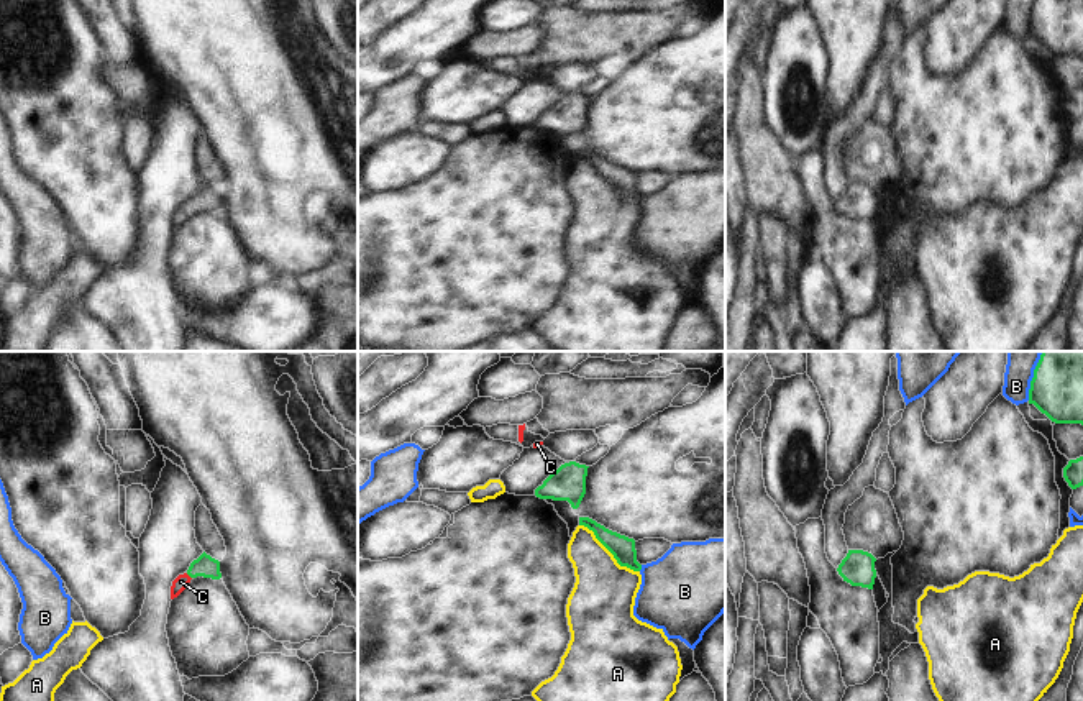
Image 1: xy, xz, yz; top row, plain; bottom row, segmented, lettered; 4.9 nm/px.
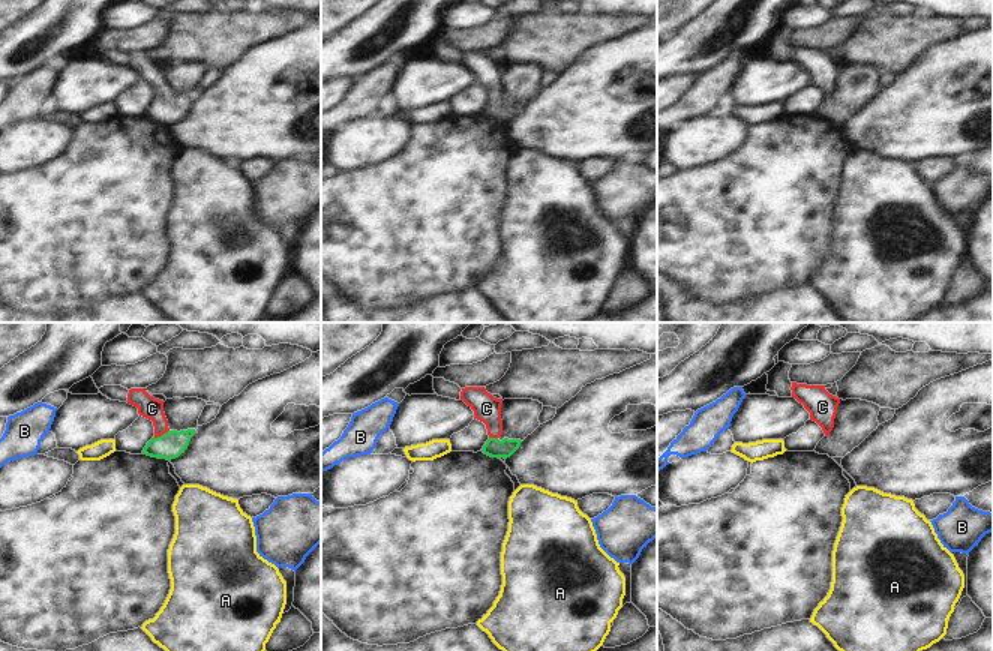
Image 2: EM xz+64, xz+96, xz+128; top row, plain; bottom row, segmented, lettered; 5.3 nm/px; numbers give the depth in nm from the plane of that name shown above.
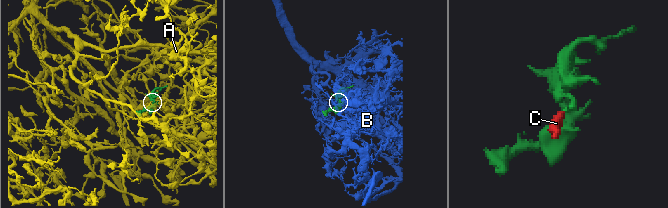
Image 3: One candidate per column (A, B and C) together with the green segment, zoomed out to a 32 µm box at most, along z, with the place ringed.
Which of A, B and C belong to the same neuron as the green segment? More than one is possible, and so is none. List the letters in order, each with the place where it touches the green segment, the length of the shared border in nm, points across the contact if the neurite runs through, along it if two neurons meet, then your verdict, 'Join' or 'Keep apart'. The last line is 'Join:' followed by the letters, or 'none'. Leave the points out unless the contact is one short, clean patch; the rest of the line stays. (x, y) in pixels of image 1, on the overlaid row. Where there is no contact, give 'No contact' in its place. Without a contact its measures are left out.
A: Touches green at xz (609, 550). Shared border 380 nm. Keep apart
B: Touches green at yz (1034, 376). Shared border 260 nm. Keep apart
C: Touches green at xy (189, 575). Shared border 40 nm. Path across: xy (207, 567), (199, 567), (189, 575), (181, 581). Join
Join: C.

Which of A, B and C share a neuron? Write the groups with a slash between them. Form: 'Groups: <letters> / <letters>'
Groups: A / B / C.

